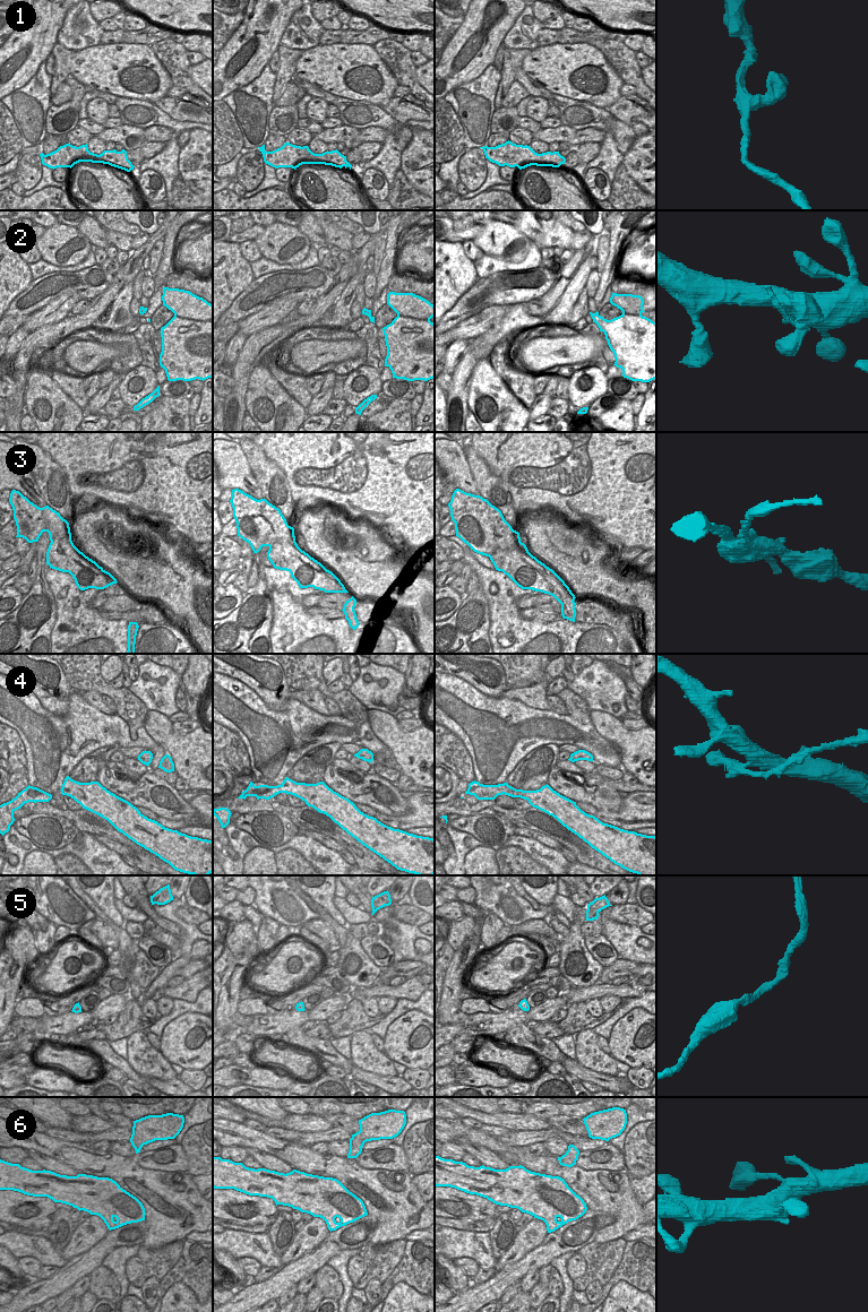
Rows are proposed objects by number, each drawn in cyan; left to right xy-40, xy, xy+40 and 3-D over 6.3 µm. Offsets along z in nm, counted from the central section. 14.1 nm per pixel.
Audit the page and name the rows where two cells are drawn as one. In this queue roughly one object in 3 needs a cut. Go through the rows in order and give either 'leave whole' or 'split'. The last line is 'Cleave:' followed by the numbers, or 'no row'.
1: leave whole
2: leave whole
3: split
4: split
5: leave whole
6: leave whole
Cleave: 3, 4

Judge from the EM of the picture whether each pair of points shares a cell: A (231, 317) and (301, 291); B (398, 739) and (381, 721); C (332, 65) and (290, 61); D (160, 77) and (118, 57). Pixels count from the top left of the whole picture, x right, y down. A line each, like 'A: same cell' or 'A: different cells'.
A: same cell
B: same cell
C: different cells
D: same cell

